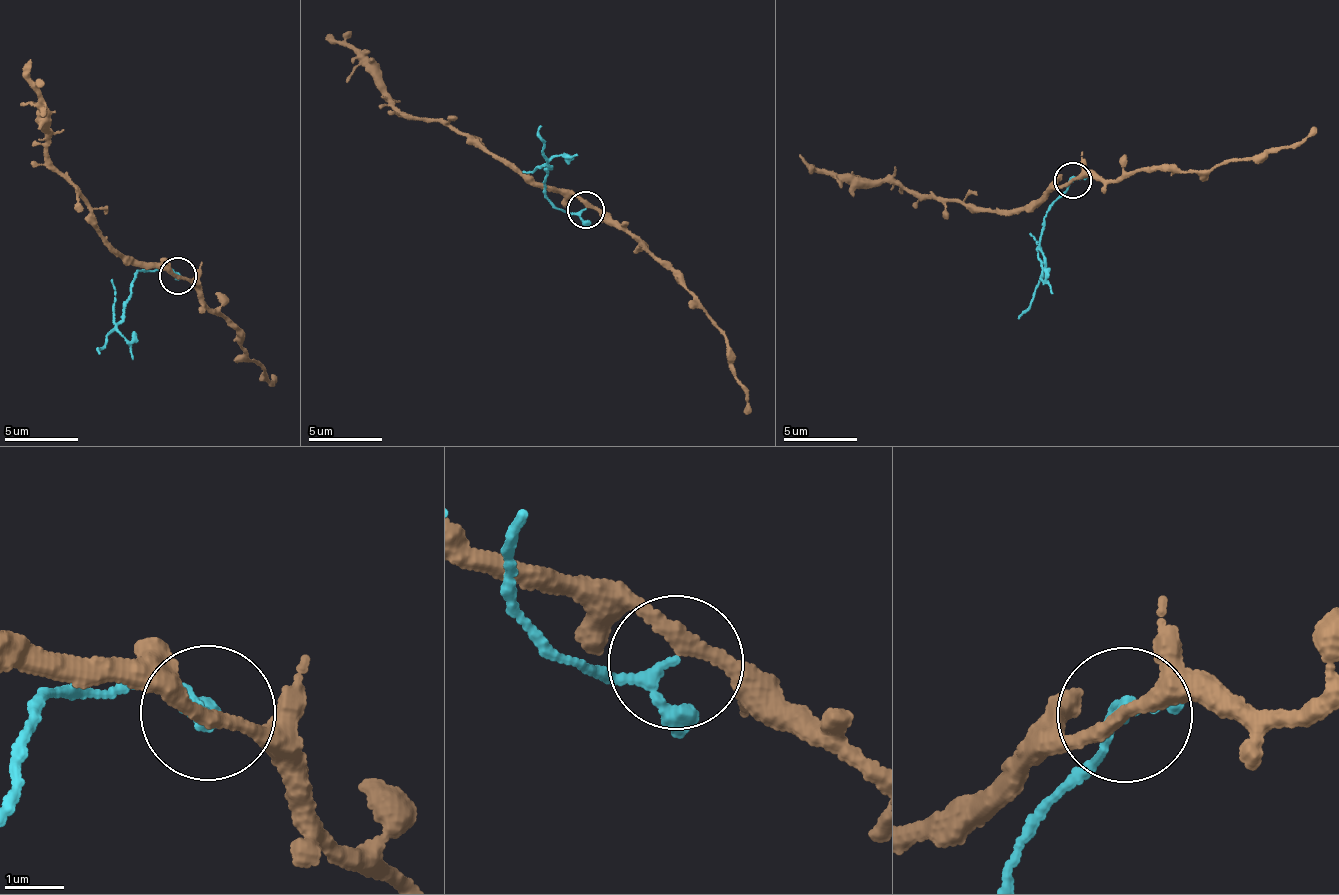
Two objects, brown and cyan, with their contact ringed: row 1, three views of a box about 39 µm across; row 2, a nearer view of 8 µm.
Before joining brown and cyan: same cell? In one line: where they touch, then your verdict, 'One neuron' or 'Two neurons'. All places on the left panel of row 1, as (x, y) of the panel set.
Place: (178, 275). Two neurons

